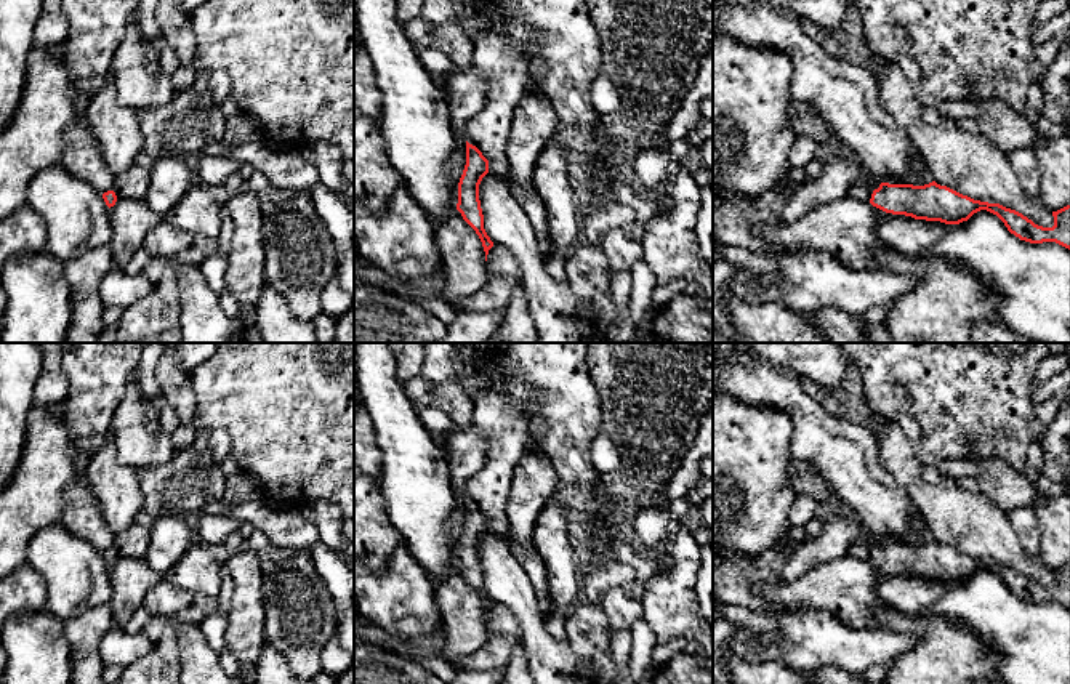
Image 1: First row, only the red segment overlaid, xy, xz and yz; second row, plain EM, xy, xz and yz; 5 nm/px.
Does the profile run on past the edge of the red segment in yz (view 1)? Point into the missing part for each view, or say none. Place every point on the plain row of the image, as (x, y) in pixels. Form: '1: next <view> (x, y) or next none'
1: next yz (860, 550)

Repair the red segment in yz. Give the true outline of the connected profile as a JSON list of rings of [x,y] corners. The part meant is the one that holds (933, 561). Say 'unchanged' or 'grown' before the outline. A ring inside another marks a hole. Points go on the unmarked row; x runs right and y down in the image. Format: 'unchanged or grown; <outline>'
grown; [[[935,540],[924,545],[857,541],[849,546],[849,556],[870,561],[886,572],[945,583],[959,583],[974,572],[987,569],[996,573],[1008,589],[1020,599],[1030,602],[1056,601],[1070,609],[1070,564],[1052,570],[1054,585],[1043,586],[1016,569],[1000,562],[974,559]]]

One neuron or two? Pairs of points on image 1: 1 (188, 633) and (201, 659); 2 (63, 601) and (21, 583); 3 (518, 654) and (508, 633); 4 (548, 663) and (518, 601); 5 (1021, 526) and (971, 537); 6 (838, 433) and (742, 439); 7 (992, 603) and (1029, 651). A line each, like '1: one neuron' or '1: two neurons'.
1: one neuron
2: two neurons
3: two neurons
4: one neuron
5: two neurons
6: two neurons
7: one neuron

